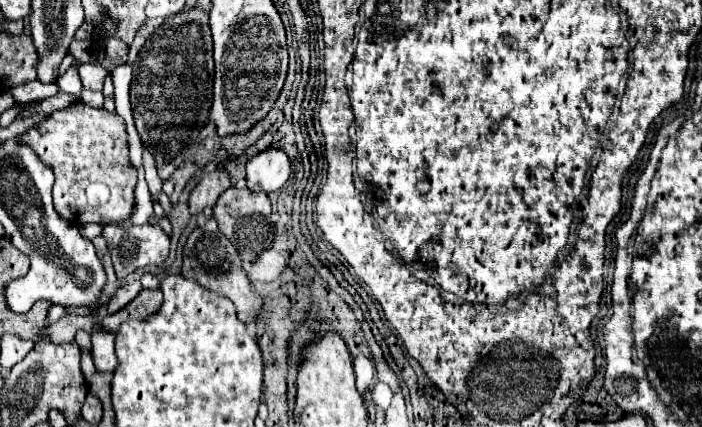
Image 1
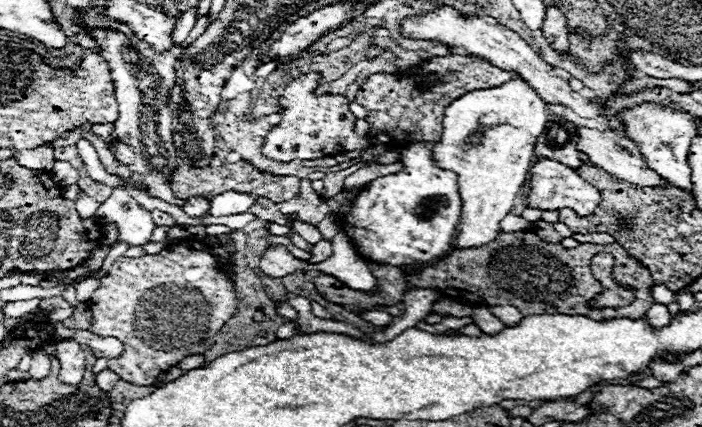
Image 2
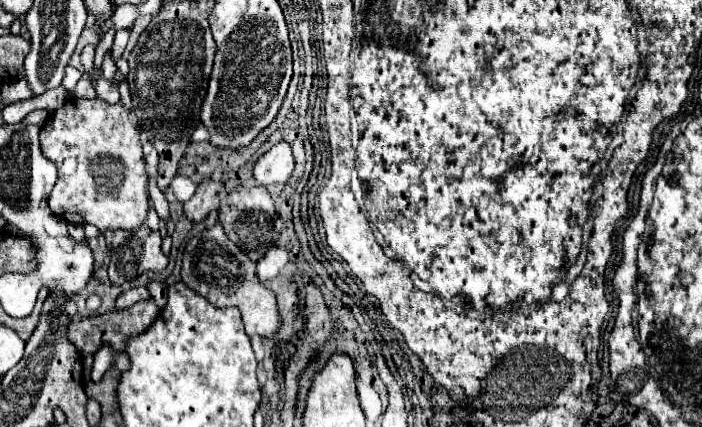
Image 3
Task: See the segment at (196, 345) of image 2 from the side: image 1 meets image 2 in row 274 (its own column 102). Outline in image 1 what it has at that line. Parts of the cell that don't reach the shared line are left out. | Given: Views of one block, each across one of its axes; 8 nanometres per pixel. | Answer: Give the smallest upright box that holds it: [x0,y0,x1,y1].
[22,102,136,226]

